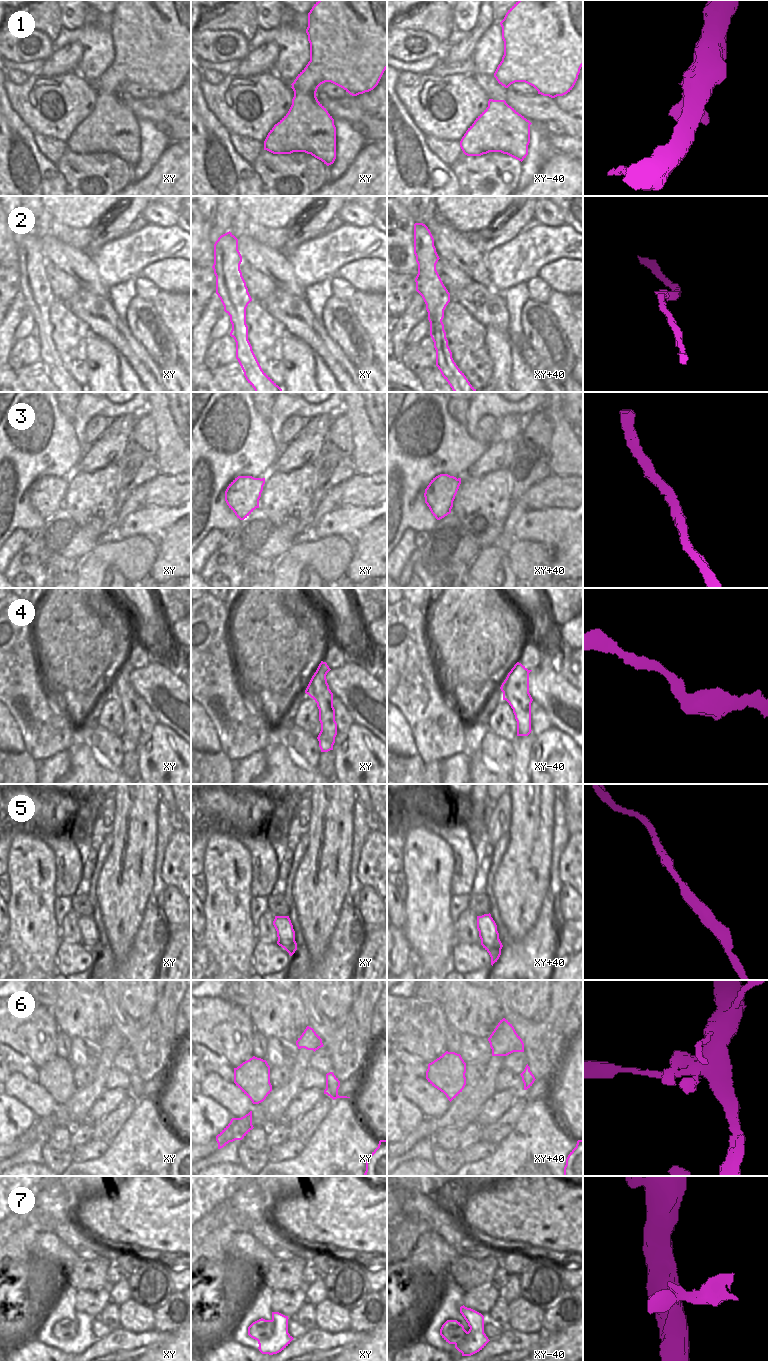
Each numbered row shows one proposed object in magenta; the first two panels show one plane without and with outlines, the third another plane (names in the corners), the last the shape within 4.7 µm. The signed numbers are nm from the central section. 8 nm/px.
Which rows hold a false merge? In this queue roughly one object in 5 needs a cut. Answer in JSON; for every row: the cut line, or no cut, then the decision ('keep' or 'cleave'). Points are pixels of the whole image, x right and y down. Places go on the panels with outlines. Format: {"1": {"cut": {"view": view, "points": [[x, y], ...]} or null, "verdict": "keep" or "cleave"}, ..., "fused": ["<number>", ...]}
{"1": {"cut": null, "verdict": "keep"}, "2": {"cut": null, "verdict": "keep"}, "3": {"cut": null, "verdict": "keep"}, "4": {"cut": null, "verdict": "keep"}, "5": {"cut": null, "verdict": "keep"}, "6": {"cut": null, "verdict": "keep"}, "7": {"cut": {"view": "xy", "points": [[272, 1319], [273, 1334], [268, 1339], [258, 1342]]}, "verdict": "cleave"}, "fused": ["7"]}

